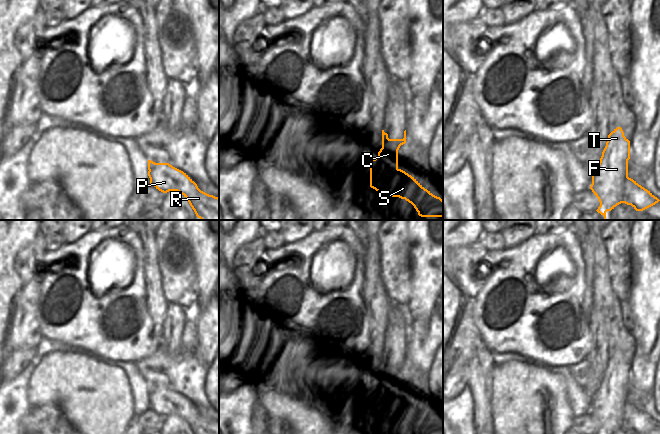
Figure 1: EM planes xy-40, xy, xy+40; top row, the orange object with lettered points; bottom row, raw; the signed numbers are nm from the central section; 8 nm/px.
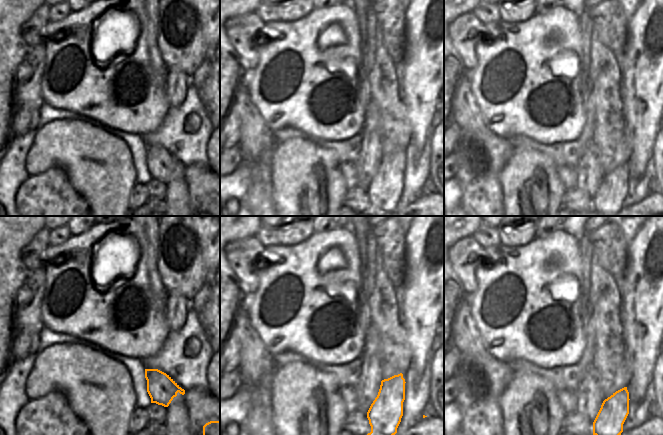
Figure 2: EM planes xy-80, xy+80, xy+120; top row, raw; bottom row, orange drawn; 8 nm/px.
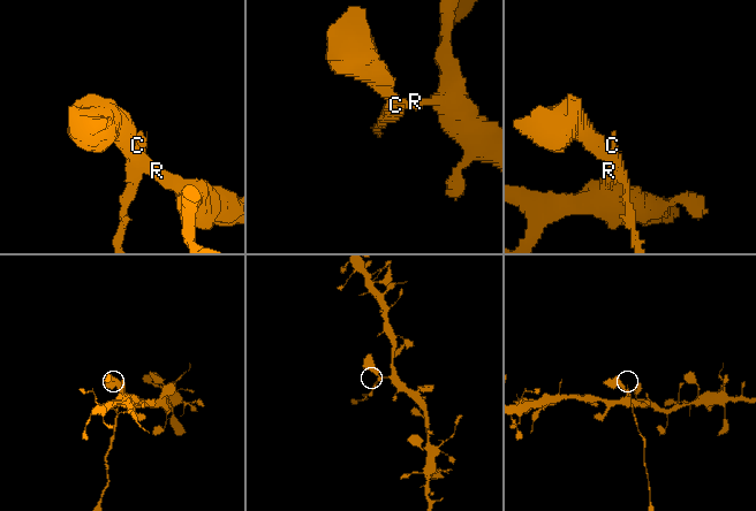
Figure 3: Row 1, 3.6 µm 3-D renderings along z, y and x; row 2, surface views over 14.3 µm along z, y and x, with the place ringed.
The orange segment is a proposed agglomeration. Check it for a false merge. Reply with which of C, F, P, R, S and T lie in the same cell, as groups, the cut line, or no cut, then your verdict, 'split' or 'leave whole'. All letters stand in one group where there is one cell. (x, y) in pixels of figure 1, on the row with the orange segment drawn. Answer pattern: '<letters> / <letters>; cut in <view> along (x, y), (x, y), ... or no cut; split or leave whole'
C F T / P R S; cut in xy along (397, 168), (388, 178), (383, 192); split

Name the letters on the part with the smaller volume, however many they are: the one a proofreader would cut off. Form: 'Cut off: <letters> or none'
Cut off: C, F, T

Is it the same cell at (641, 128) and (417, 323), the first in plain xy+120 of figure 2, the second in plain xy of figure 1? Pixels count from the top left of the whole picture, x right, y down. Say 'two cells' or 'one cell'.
one cell

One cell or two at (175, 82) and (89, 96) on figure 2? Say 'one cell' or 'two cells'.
two cells

